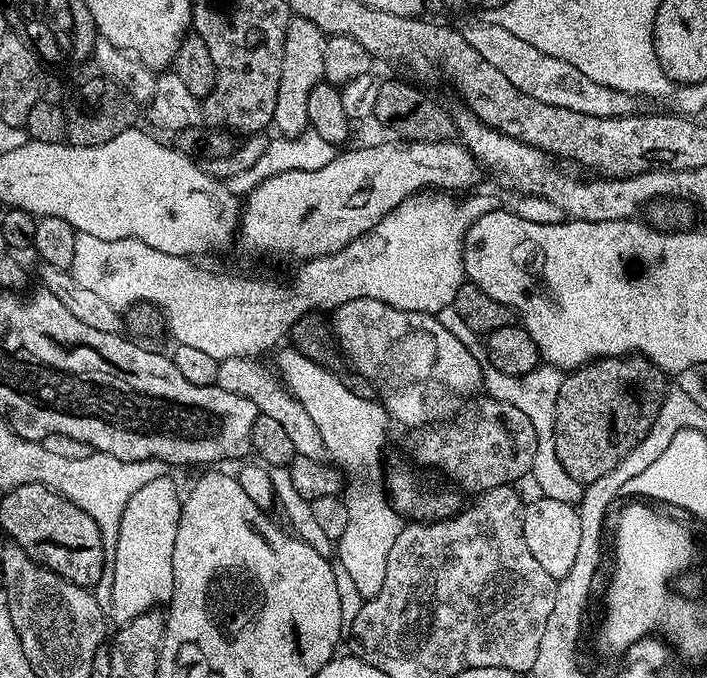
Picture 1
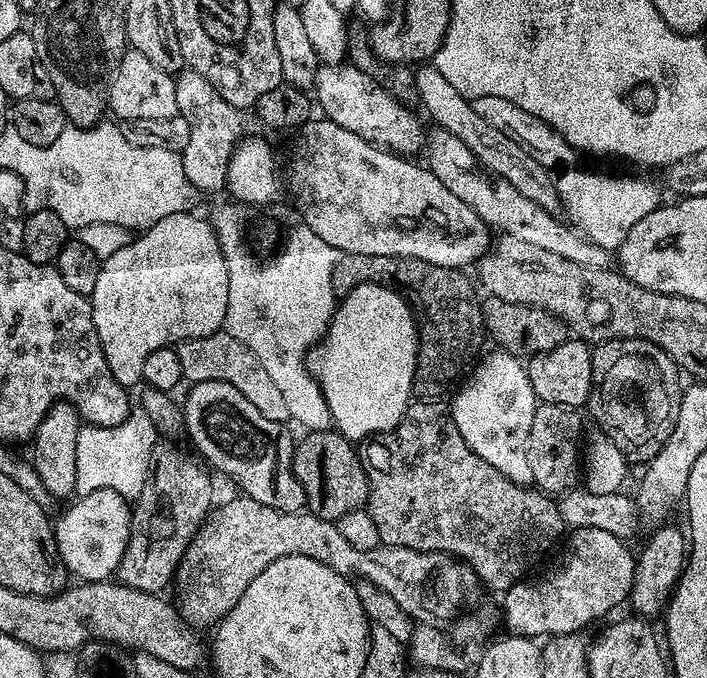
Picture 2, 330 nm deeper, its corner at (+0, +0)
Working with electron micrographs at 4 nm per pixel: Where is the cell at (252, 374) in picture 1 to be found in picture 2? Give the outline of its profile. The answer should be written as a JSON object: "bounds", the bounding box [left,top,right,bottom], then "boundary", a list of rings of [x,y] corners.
{"bounds":[175,330,289,425],"boundary":[[[225,330],[210,334],[206,338],[183,340],[181,344],[175,345],[175,349],[178,362],[182,362],[182,374],[189,385],[211,380],[230,382],[230,386],[234,386],[234,390],[239,390],[260,413],[270,418],[270,422],[283,425],[289,419],[285,400],[273,379],[269,377],[269,372],[265,371],[265,367],[258,362],[258,358],[250,349]]]}

